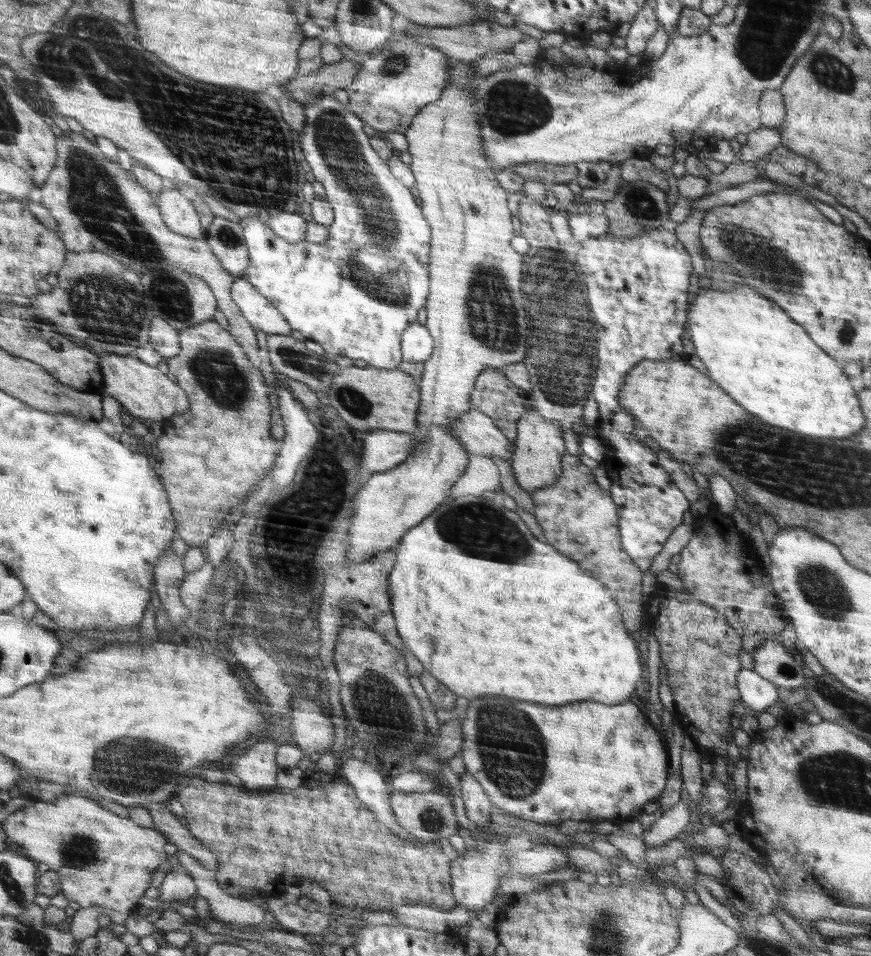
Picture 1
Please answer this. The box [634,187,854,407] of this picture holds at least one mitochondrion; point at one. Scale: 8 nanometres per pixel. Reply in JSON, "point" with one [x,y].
{"point":[744,247]}

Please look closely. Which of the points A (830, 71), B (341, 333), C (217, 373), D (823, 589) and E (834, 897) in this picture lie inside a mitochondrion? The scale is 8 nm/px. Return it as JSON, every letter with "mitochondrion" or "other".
{"A":"mitochondrion","B":"other","C":"mitochondrion","D":"mitochondrion","E":"other"}

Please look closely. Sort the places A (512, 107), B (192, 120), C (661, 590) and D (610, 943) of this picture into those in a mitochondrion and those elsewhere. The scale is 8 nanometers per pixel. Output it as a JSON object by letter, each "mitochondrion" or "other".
{"A":"mitochondrion","B":"mitochondrion","C":"other","D":"mitochondrion"}

